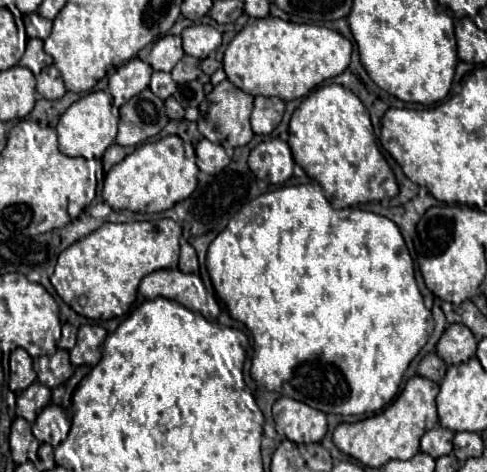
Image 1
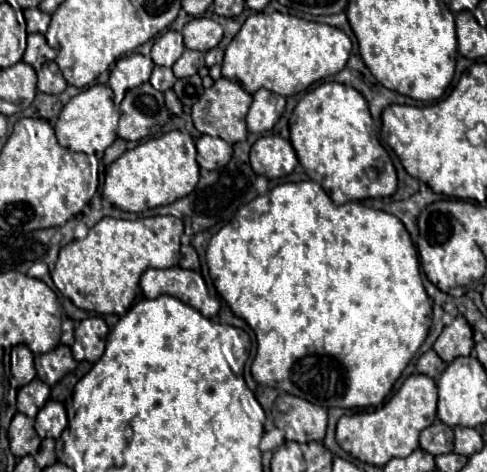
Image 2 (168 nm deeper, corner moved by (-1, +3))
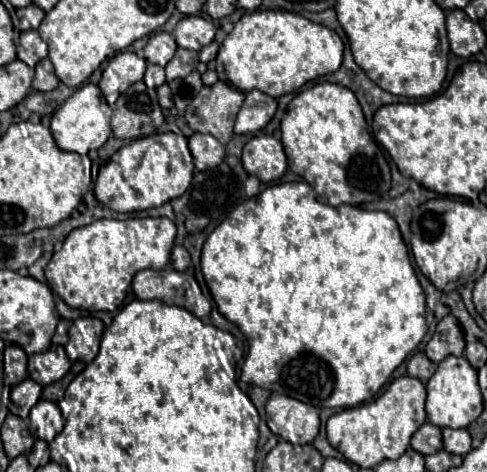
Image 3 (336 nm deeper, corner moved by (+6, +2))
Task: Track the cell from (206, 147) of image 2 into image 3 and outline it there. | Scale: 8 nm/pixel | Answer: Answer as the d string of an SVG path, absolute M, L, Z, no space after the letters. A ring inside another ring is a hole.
M193 134L189 138L189 150L197 170L213 170L225 158L225 146L211 134Z

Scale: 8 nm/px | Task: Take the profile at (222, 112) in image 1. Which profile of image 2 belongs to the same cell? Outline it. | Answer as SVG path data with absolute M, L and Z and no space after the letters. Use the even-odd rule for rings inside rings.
M220 77L192 105L192 121L194 121L194 127L200 133L212 135L212 137L220 137L220 139L228 141L230 145L234 145L238 141L244 141L246 135L248 135L248 129L246 129L246 113L248 113L250 105L252 105L252 95L246 93L240 83Z

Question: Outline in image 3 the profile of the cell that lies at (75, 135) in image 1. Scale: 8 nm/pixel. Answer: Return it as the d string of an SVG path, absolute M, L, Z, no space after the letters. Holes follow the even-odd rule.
M85 84L73 92L71 98L65 100L65 104L53 114L51 118L51 132L61 150L67 152L77 152L77 154L87 154L89 150L99 150L107 138L111 136L109 128L111 120L111 108L105 102L101 90L97 84Z

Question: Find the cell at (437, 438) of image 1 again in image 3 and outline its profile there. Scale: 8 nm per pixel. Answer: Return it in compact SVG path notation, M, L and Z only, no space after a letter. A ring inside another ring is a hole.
M425 422L411 438L411 448L417 450L423 456L435 454L443 448L443 436L441 436L441 428L433 426L429 422Z

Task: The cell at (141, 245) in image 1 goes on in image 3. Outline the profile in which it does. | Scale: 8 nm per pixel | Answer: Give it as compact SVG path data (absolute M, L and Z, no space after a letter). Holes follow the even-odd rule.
M135 218L135 220L95 220L73 230L59 252L53 254L45 268L49 288L59 294L67 306L91 312L121 308L135 272L143 268L163 270L169 262L175 240L175 224L169 218Z

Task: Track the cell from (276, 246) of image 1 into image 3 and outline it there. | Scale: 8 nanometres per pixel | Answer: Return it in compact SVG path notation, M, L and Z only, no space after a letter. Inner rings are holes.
M305 181L271 184L257 198L241 202L229 214L229 218L223 220L205 240L200 262L205 282L217 309L227 320L237 324L249 340L249 354L241 368L241 380L277 394L297 398L317 408L351 408L373 400L377 390L389 380L393 370L419 346L427 332L425 294L411 266L409 250L401 238L397 222L384 211L366 210L349 204L337 208L321 204L311 196L311 186Z

